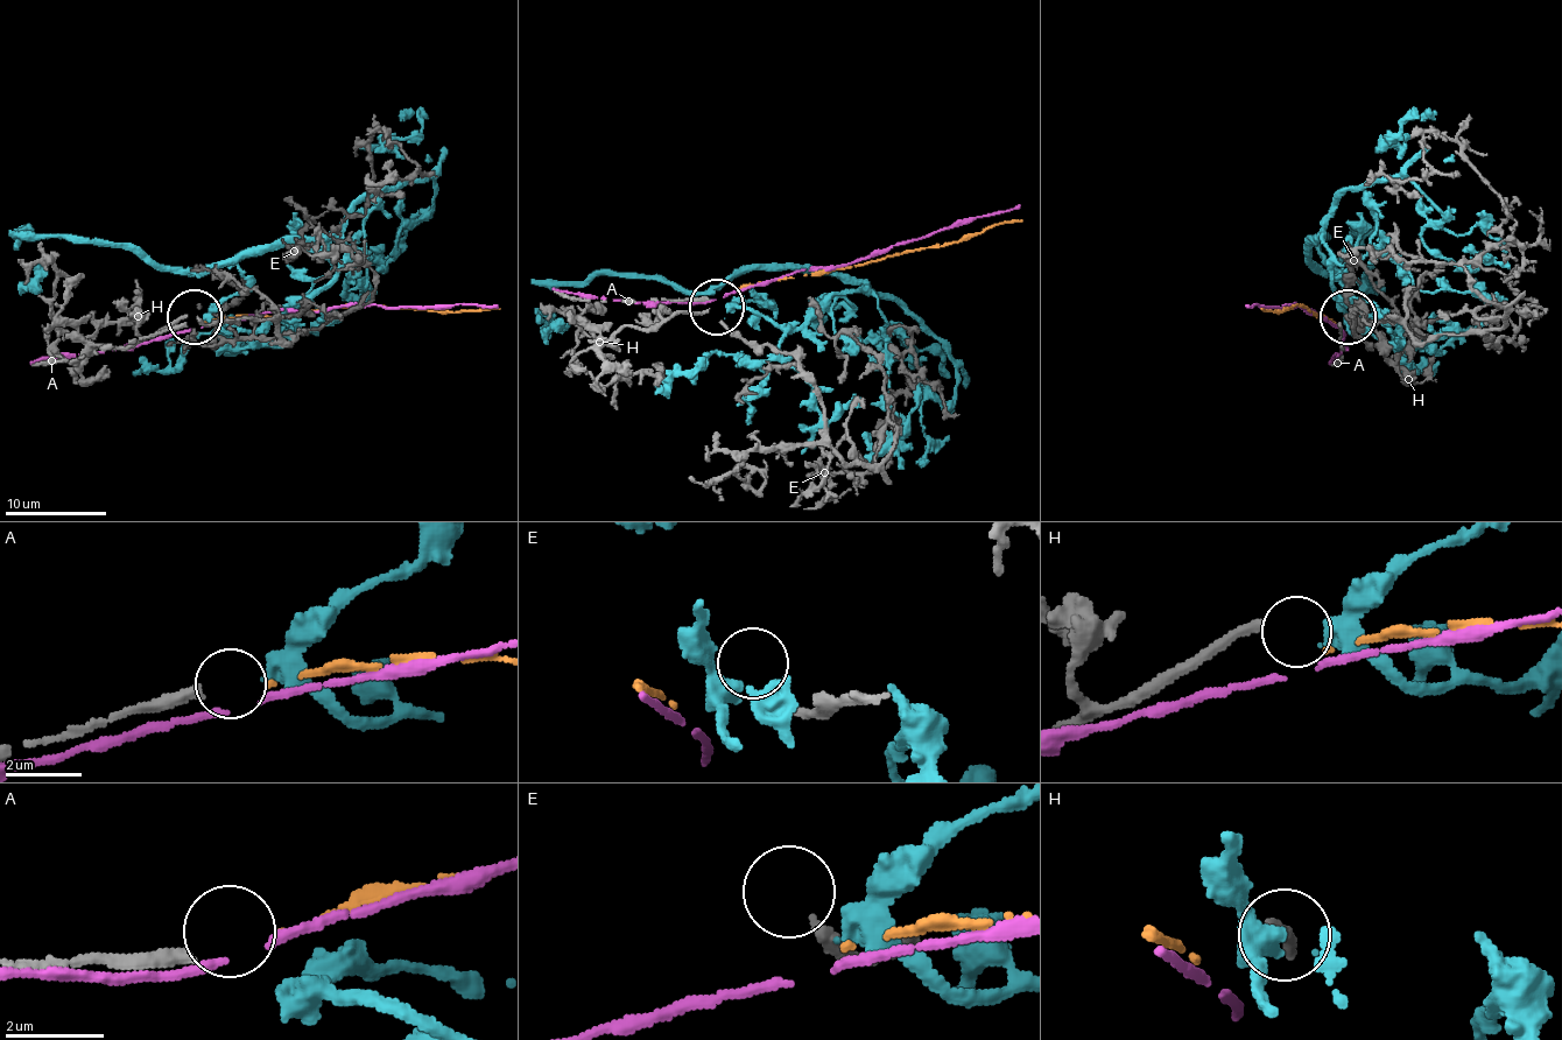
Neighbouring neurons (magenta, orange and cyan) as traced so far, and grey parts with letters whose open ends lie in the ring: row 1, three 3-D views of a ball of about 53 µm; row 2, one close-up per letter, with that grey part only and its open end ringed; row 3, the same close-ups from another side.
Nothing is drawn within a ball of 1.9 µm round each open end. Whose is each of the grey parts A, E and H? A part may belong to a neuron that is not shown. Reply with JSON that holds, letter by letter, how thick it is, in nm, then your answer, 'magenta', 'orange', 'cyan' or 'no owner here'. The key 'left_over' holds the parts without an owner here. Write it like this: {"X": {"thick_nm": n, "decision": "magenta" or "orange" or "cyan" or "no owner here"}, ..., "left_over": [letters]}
{"A": {"thick_nm": 320, "decision": "orange"}, "E": {"thick_nm": 240, "decision": "no owner here"}, "H": {"thick_nm": 220, "decision": "cyan"}, "left_over": ["E"]}

